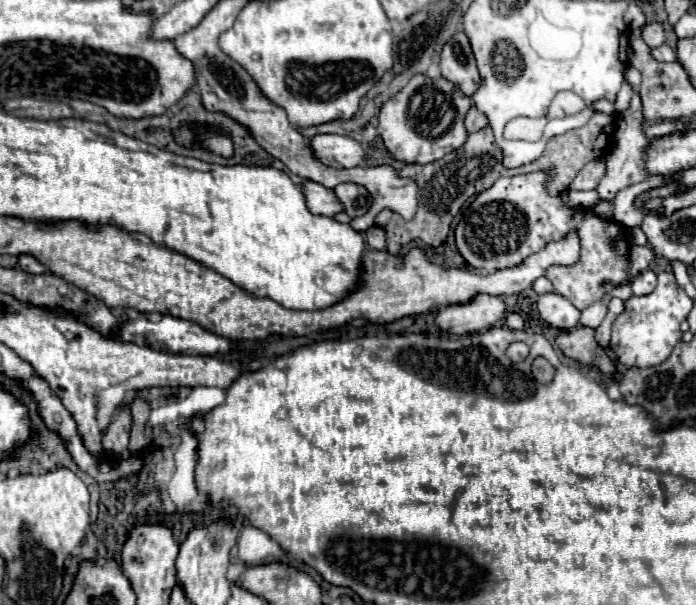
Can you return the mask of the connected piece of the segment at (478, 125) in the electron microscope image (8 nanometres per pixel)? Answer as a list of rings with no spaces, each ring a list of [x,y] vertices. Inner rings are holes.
[[[472,106],[470,112],[468,112],[468,116],[466,116],[466,120],[464,120],[464,126],[466,126],[466,130],[472,134],[472,132],[478,132],[478,130],[482,130],[484,126],[488,126],[488,120],[486,120],[486,116],[484,116],[482,112],[478,112],[478,110]]]

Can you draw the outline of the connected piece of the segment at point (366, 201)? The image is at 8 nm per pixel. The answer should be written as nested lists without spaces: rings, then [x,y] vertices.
[[[338,184],[334,188],[338,200],[342,202],[344,206],[344,212],[350,216],[350,218],[356,218],[356,216],[364,216],[372,204],[372,196],[370,192],[364,188],[364,186],[358,186],[358,184]]]

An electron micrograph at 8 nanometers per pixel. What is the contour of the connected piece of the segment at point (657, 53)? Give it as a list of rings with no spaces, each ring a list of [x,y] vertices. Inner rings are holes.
[[[662,44],[660,48],[652,50],[652,58],[658,60],[658,62],[674,62],[676,54],[674,54],[674,50],[668,44]]]

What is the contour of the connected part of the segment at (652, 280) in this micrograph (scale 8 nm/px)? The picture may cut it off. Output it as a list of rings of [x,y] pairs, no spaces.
[[[644,270],[640,272],[634,282],[632,282],[632,292],[636,296],[644,296],[644,294],[650,294],[652,290],[656,288],[656,274],[652,270]]]

